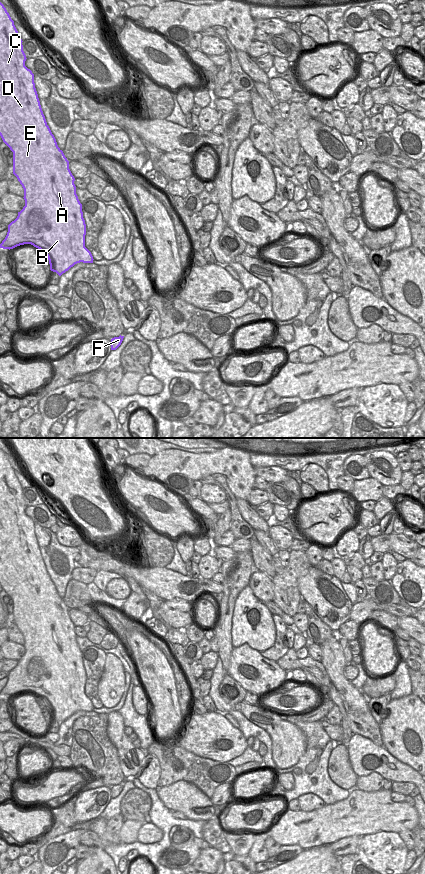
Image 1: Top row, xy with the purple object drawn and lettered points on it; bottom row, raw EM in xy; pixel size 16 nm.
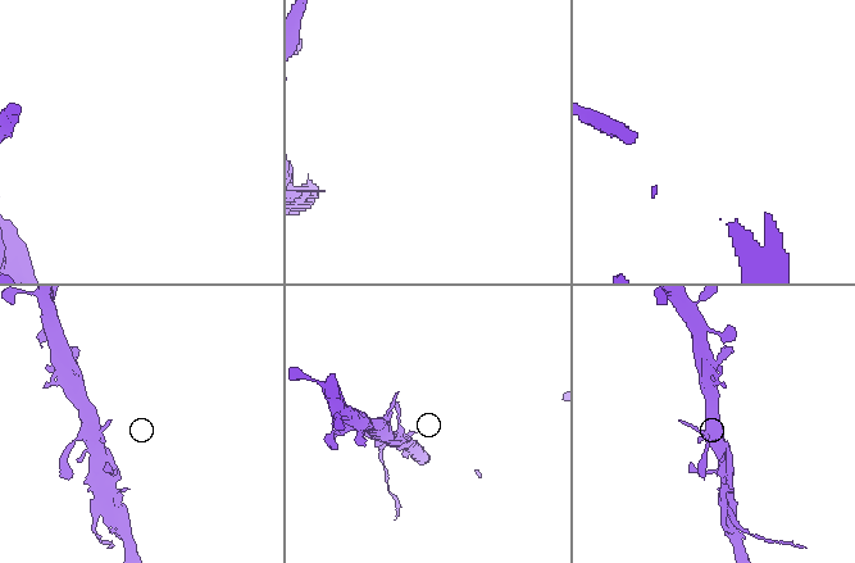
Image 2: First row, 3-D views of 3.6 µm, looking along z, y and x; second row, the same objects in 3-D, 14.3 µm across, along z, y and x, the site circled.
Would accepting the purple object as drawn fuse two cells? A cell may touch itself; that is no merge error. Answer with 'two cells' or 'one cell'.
one cell

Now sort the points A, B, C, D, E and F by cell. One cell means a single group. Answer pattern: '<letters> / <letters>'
A B C D E F

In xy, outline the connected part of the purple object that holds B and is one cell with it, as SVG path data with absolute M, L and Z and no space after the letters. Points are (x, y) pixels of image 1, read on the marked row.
M0 2L0 136L13 152L13 174L24 189L25 206L17 218L8 225L8 232L0 248L13 249L31 244L43 251L49 260L50 270L59 276L75 264L93 263L91 252L85 247L86 224L82 204L76 194L75 178L69 169L69 161L58 147L47 125L34 83L34 74L25 66L26 55L22 39L4 5Z

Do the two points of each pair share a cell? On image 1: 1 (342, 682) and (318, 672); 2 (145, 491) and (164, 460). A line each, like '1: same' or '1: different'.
1: different
2: different

